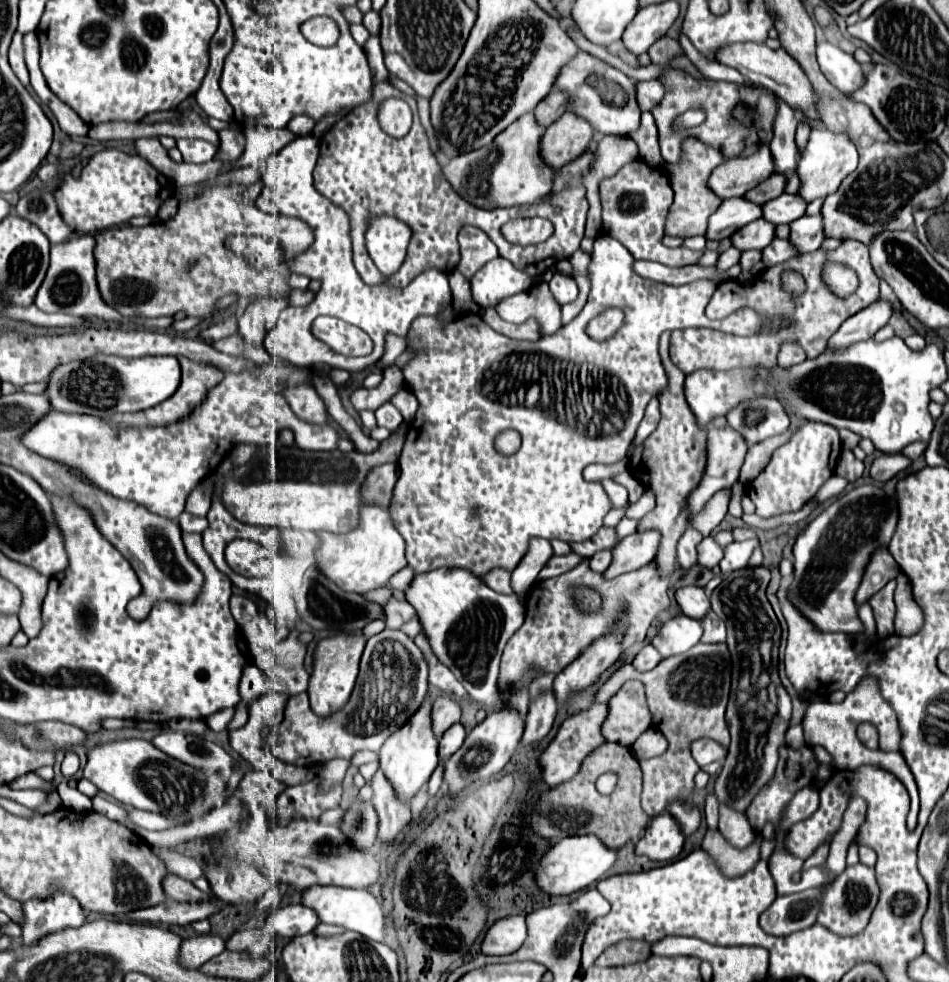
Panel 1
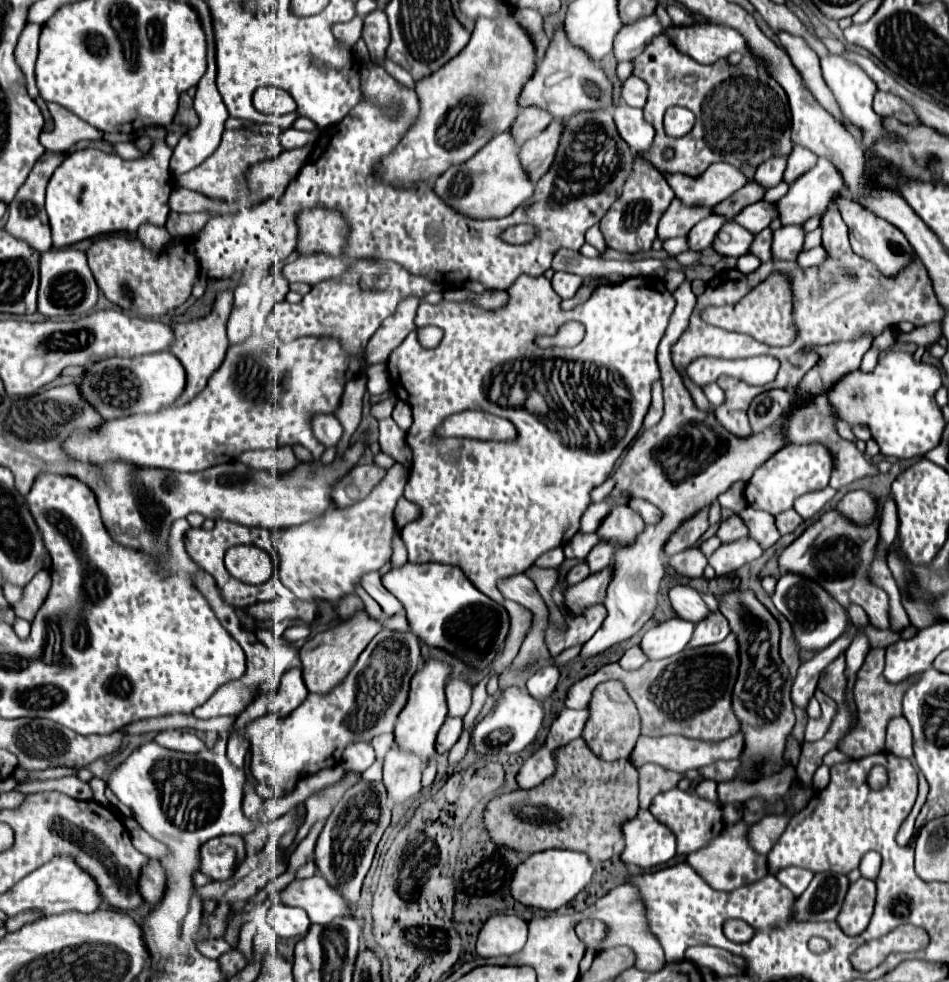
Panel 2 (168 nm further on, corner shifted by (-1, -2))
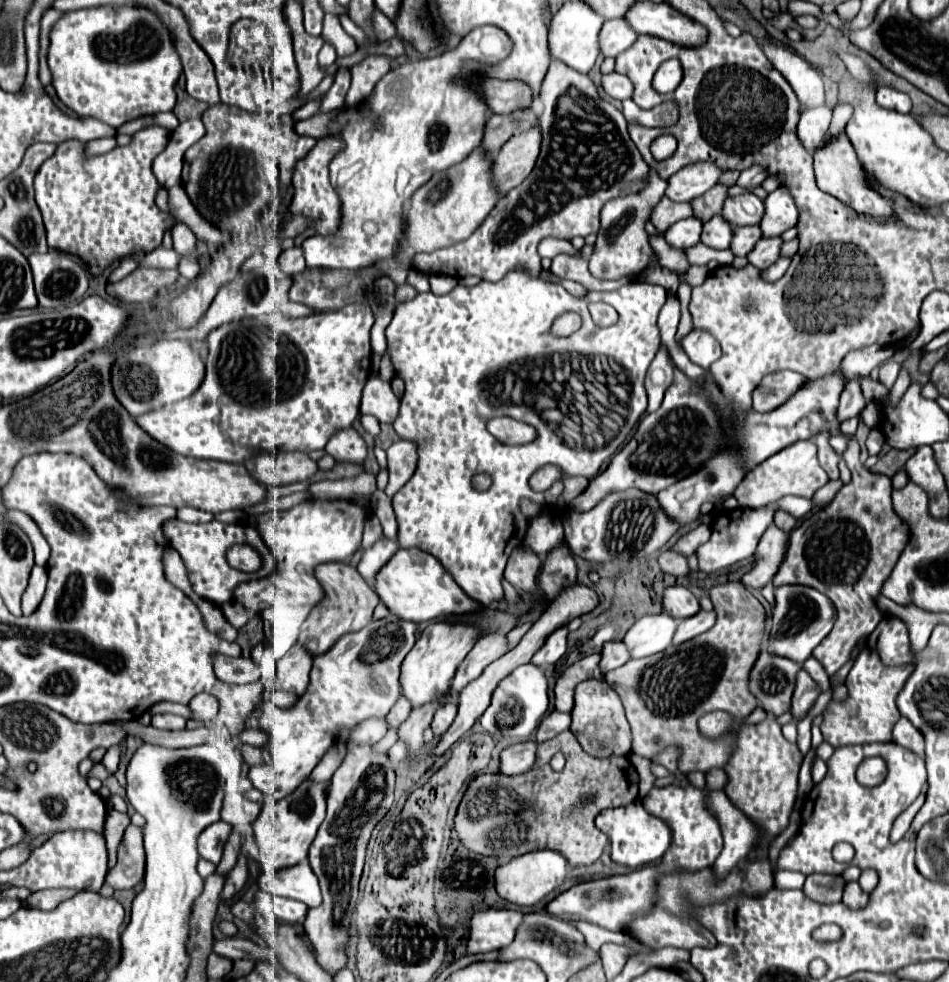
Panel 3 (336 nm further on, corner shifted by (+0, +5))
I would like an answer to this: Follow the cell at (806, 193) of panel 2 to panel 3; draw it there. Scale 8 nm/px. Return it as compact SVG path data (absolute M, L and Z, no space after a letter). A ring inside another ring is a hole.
M779 187L773 193L769 193L765 201L765 215L759 223L763 237L775 237L783 231L795 227L799 221L799 209L793 201L793 195L789 193L789 187Z

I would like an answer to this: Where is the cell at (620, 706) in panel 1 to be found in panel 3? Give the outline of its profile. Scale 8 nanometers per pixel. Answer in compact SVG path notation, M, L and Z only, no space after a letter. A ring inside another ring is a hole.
M589 679L577 685L575 689L575 707L571 711L573 723L571 731L577 741L585 749L585 753L593 757L611 757L611 755L629 755L631 751L631 729L625 719L625 709L617 691L601 679Z

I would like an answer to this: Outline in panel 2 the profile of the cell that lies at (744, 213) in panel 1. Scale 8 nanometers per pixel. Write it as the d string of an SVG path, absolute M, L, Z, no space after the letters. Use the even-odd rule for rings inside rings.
M710 214L708 218L700 220L690 232L688 232L688 244L690 244L690 250L694 252L700 252L704 248L708 248L718 232L718 228L722 228L726 220L722 220L722 216L716 216L716 214Z

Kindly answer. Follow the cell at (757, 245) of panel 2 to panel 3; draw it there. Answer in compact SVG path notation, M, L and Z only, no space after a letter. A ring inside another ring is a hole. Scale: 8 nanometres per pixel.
M751 225L751 227L737 227L735 229L735 237L731 243L731 249L737 257L747 257L753 251L753 245L763 237L759 225Z

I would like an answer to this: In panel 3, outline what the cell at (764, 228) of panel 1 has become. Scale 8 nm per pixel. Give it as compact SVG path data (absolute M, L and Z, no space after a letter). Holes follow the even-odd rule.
M715 215L703 225L701 243L713 249L727 249L733 241L733 225L729 225L721 215Z

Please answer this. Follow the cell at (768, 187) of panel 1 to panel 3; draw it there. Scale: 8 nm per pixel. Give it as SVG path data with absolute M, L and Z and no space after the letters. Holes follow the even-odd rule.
M723 183L715 185L713 189L709 189L709 193L705 193L703 197L697 197L695 201L691 201L693 213L695 213L701 221L709 221L713 215L717 215L717 213L723 211L723 203L725 203L725 199L729 197L727 191L729 191L727 185L723 185Z

